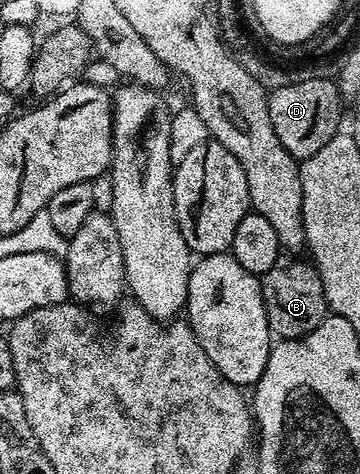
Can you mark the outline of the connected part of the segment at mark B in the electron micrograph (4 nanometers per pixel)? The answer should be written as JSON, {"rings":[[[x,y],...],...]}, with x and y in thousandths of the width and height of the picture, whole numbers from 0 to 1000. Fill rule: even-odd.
{"rings":[[[783,540],[761,565],[722,586],[744,698],[767,717],[850,709],[883,692],[883,684],[894,684],[894,675],[917,660],[889,576],[864,551],[831,553],[822,544],[831,542]]]}

